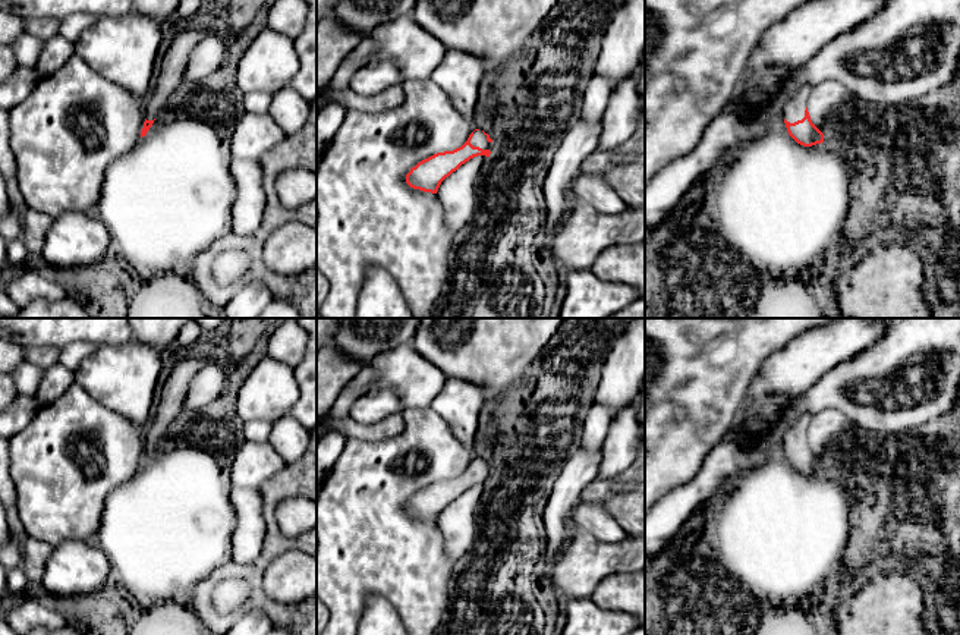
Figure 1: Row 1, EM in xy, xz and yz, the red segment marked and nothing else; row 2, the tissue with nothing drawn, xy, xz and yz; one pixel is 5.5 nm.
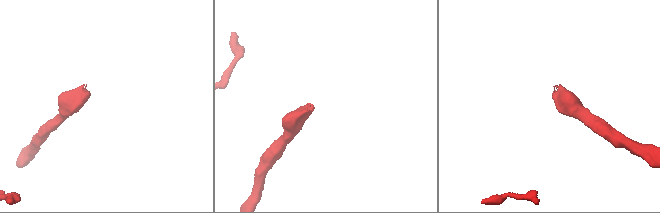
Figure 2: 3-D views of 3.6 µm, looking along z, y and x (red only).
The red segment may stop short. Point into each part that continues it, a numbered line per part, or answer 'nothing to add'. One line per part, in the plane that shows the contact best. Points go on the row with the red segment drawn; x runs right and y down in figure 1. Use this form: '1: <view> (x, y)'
1: xz (478, 140)

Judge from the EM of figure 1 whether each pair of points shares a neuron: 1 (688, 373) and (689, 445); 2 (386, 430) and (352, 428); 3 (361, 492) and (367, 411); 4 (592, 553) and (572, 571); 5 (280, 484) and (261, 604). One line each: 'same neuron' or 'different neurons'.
1: same neuron
2: same neuron
3: different neurons
4: same neuron
5: same neuron

